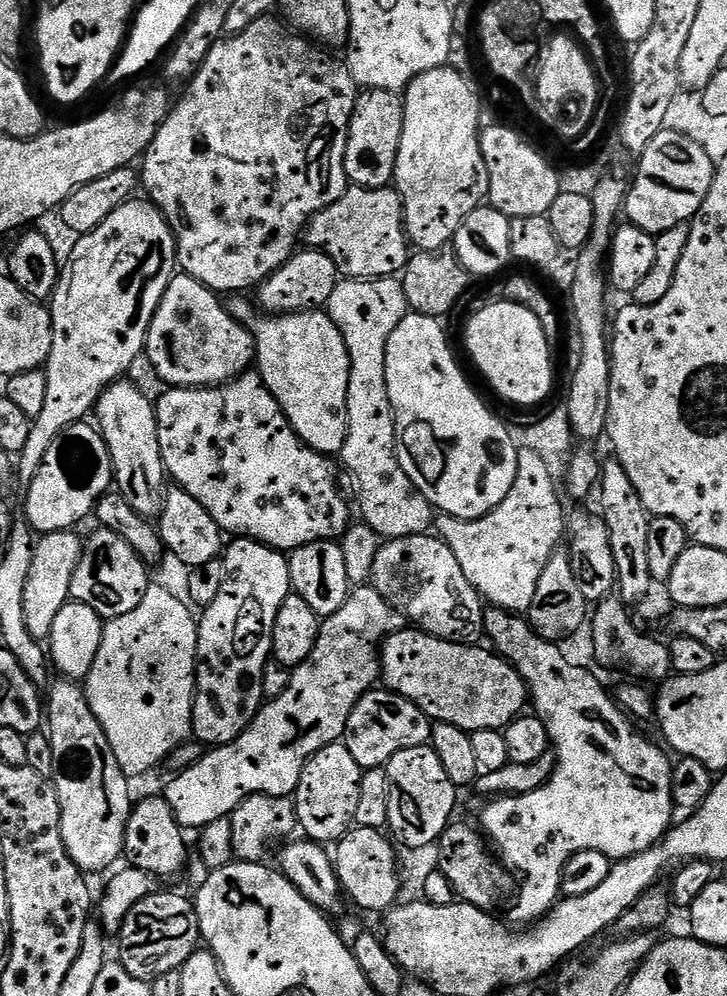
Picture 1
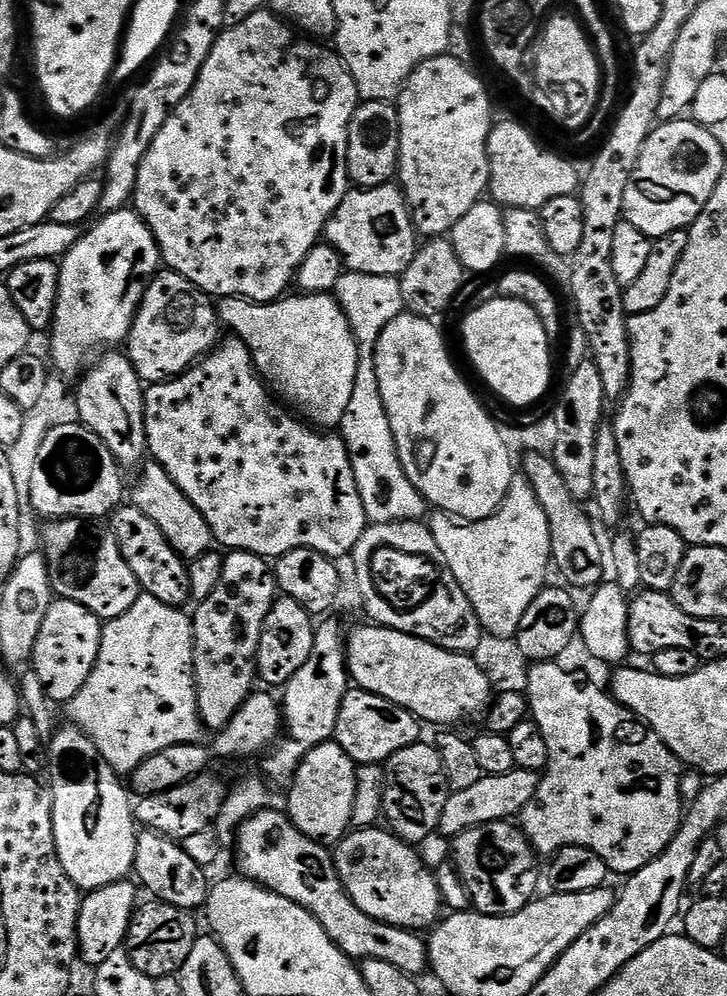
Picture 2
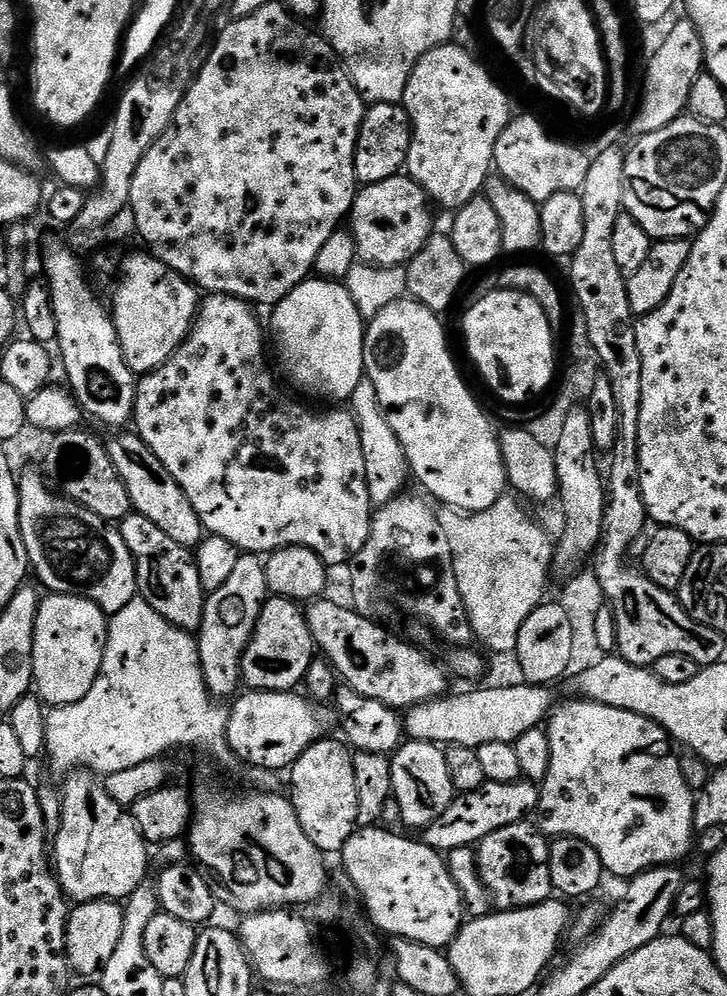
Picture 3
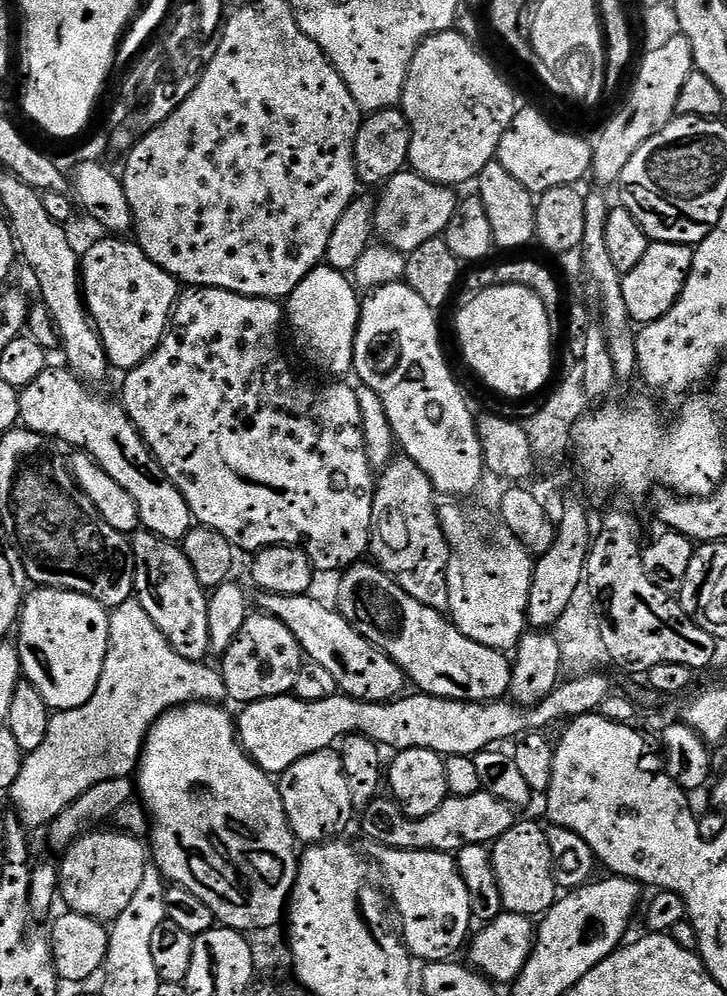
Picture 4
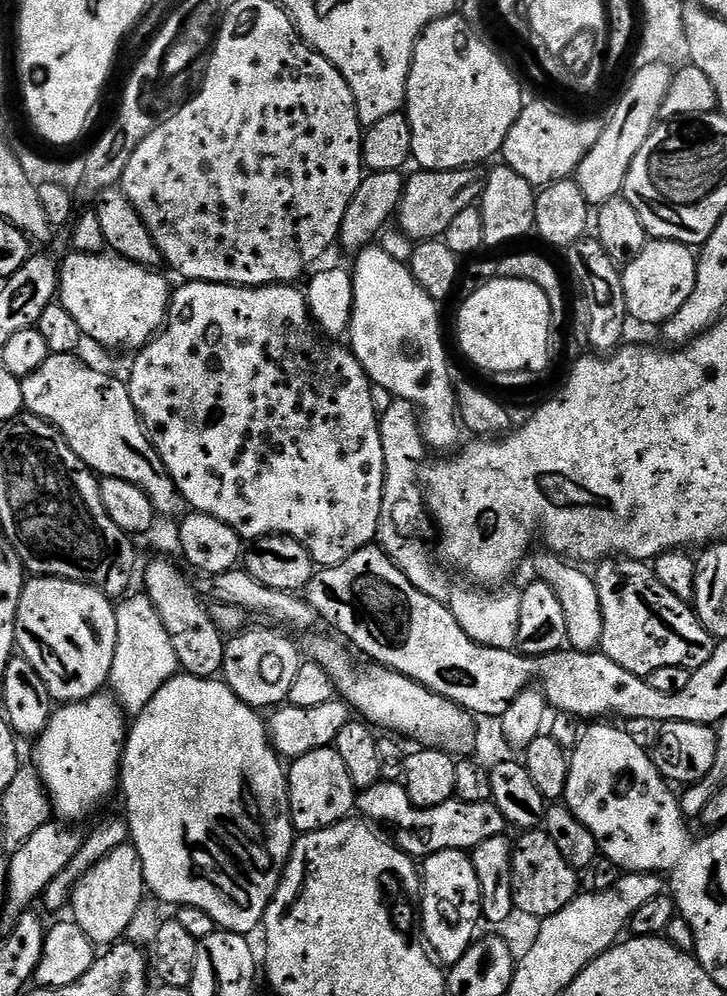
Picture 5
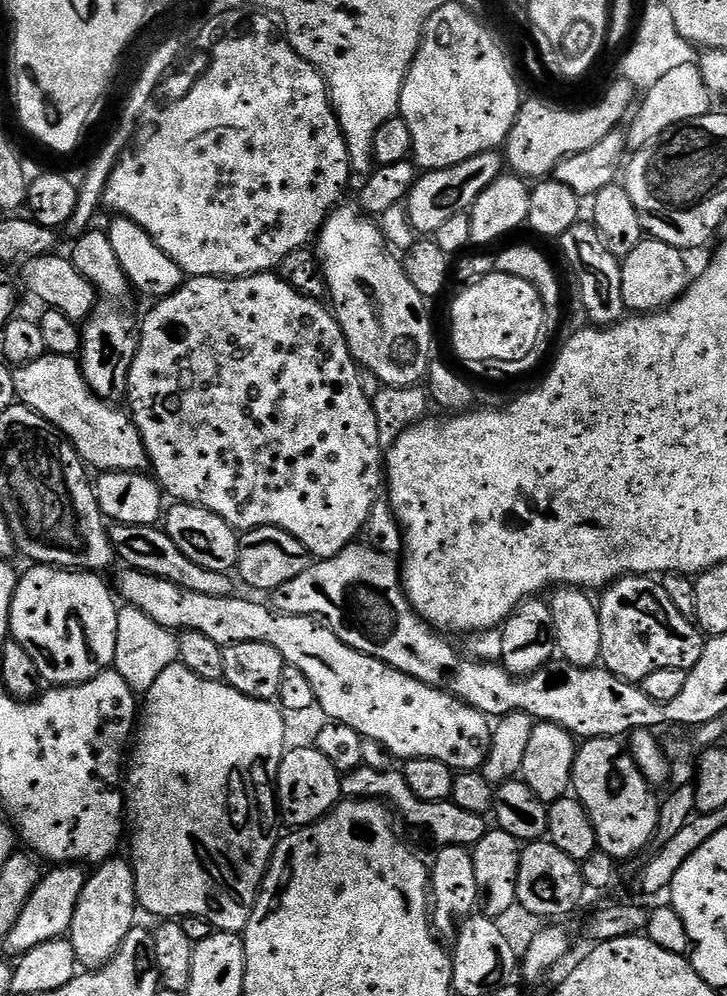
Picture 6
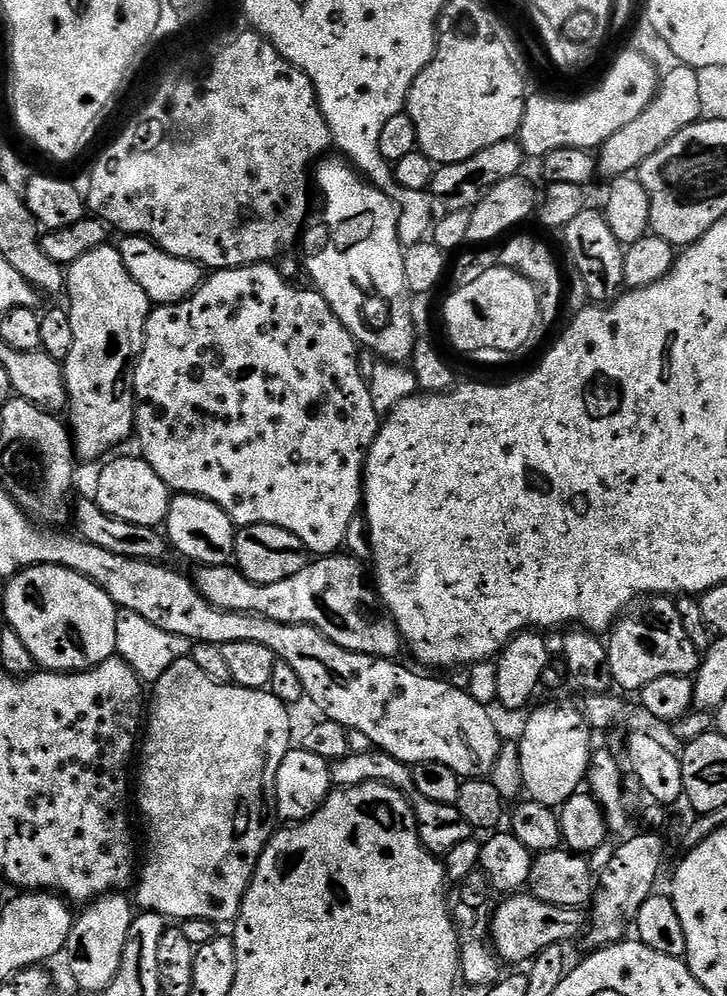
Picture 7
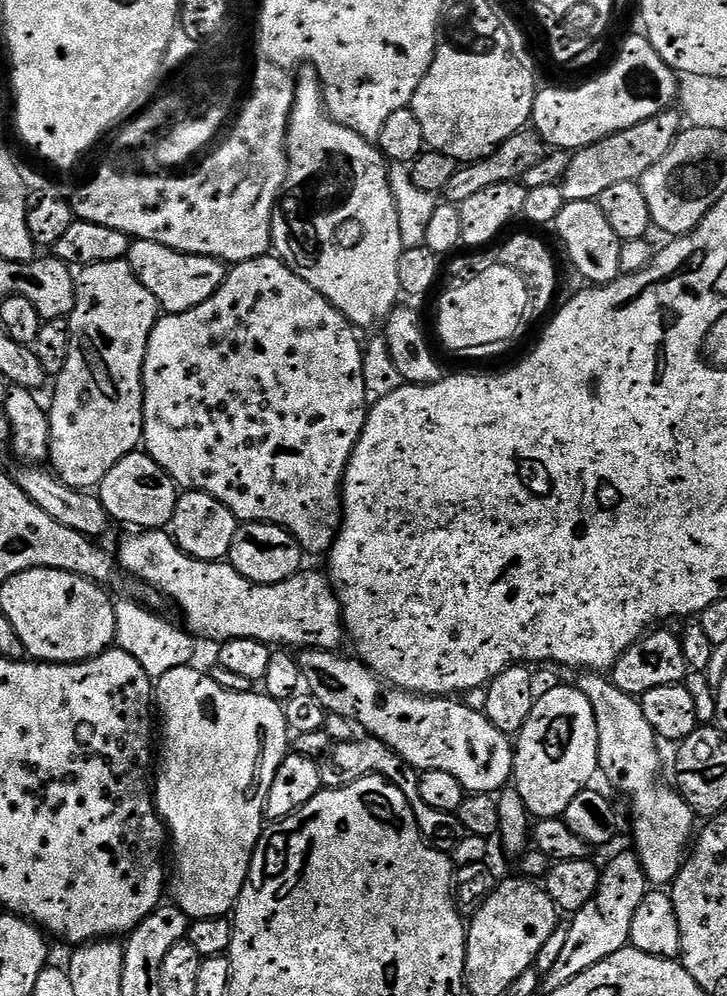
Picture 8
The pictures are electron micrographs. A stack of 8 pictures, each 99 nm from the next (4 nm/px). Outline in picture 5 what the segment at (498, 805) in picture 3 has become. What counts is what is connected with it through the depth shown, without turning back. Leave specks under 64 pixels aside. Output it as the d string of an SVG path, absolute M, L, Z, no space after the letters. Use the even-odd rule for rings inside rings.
M388 778L369 788L359 789L355 811L361 821L367 822L413 858L432 856L435 852L451 848L471 850L486 842L486 838L498 838L506 832L504 815L491 800L462 802L453 798L438 806L419 808L410 802L403 783L391 784Z

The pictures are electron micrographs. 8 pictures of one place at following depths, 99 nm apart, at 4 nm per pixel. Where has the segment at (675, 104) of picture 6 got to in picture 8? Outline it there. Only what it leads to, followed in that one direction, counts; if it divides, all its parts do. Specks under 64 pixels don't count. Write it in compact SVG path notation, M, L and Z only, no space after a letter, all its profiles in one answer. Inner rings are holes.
M665 110L638 126L627 128L624 132L615 132L596 144L575 149L571 153L562 181L565 201L599 201L602 190L615 186L617 182L639 181L646 170L650 170L650 166L654 166L654 162L658 162L662 154L666 154L666 150L670 150L681 131L682 117L679 111Z

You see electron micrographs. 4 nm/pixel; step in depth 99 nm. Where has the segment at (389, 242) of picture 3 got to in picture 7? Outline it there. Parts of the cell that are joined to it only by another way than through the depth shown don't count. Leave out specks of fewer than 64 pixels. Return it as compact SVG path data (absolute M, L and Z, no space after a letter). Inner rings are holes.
M519 139L494 142L494 146L474 154L474 158L466 158L457 164L439 165L432 178L430 195L435 207L444 212L469 211L475 208L478 202L482 202L482 198L486 198L488 191L494 186L498 186L498 182L511 176L521 175L520 167L524 163L526 163L526 157Z

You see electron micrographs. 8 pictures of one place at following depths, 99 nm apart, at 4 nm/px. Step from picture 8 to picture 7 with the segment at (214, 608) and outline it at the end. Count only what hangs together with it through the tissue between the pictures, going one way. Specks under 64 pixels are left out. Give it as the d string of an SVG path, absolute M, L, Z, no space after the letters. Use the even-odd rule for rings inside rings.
M337 554L334 556L322 556L313 559L298 574L290 574L290 578L282 578L282 582L273 584L259 584L250 582L240 573L239 568L228 564L209 564L195 569L194 583L196 589L214 606L218 606L227 612L249 612L270 618L274 622L283 624L308 624L316 628L326 638L330 638L338 646L342 646L351 652L361 652L367 656L382 656L385 658L399 657L402 641L400 631L387 615L380 603L379 595L373 581L364 573L365 565L351 554Z

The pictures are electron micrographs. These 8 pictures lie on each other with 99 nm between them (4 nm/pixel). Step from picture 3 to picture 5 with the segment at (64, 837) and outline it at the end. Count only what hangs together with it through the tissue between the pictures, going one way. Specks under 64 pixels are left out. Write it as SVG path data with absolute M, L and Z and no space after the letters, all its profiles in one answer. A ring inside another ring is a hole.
M126 843L110 850L104 858L86 870L73 886L70 897L71 919L80 927L82 934L92 940L93 945L111 946L125 935L131 919L145 898L142 862L131 843Z

